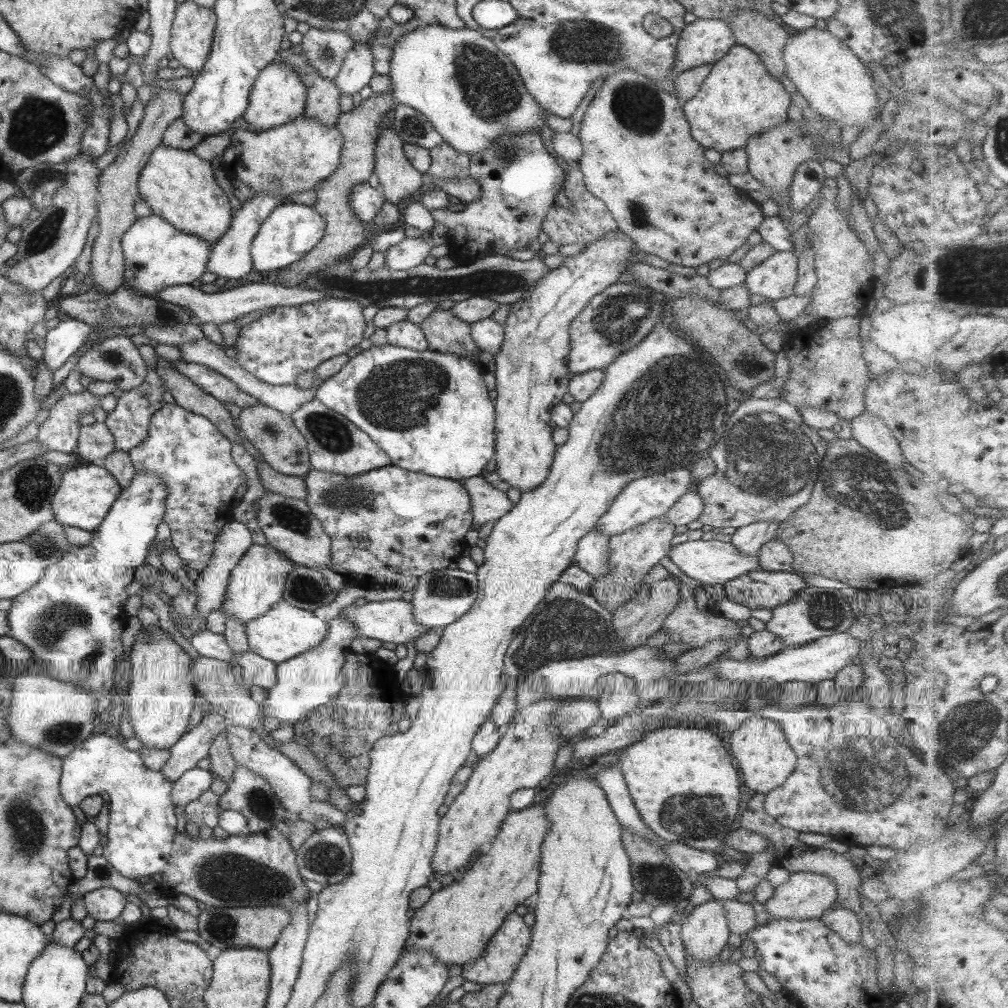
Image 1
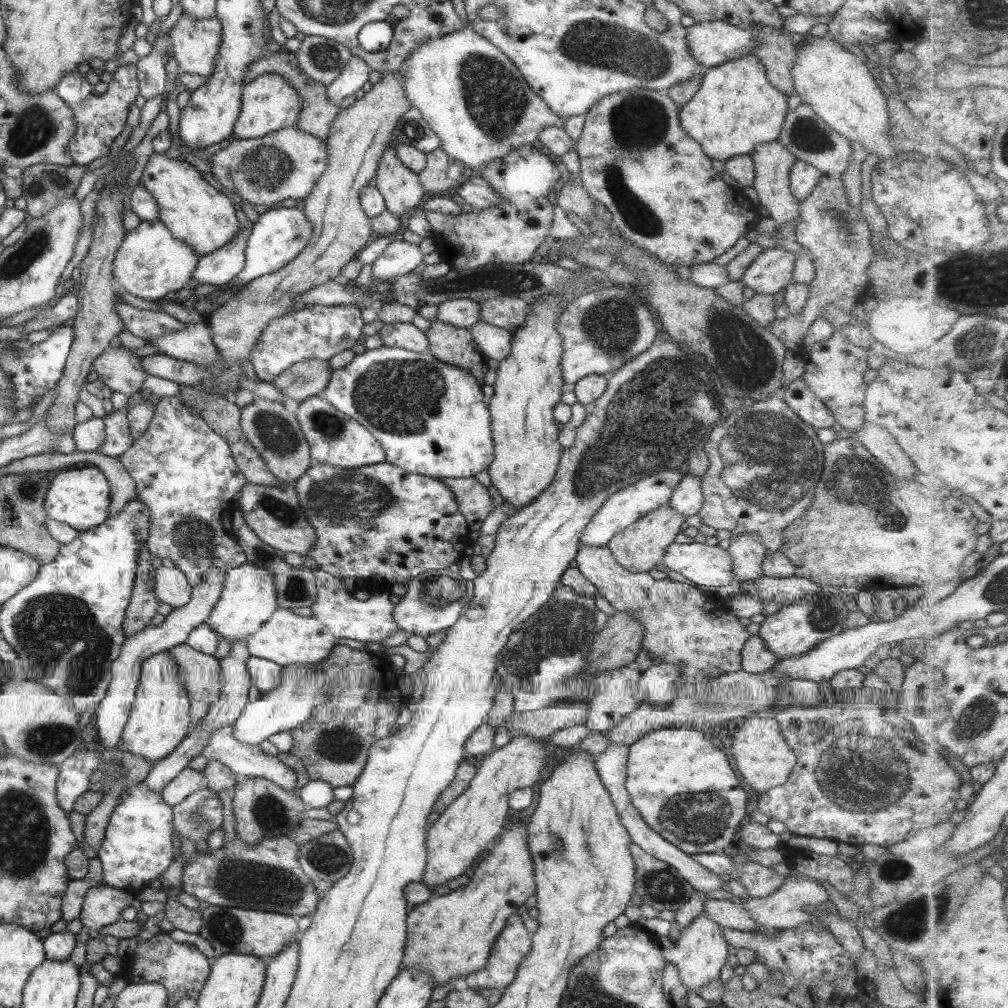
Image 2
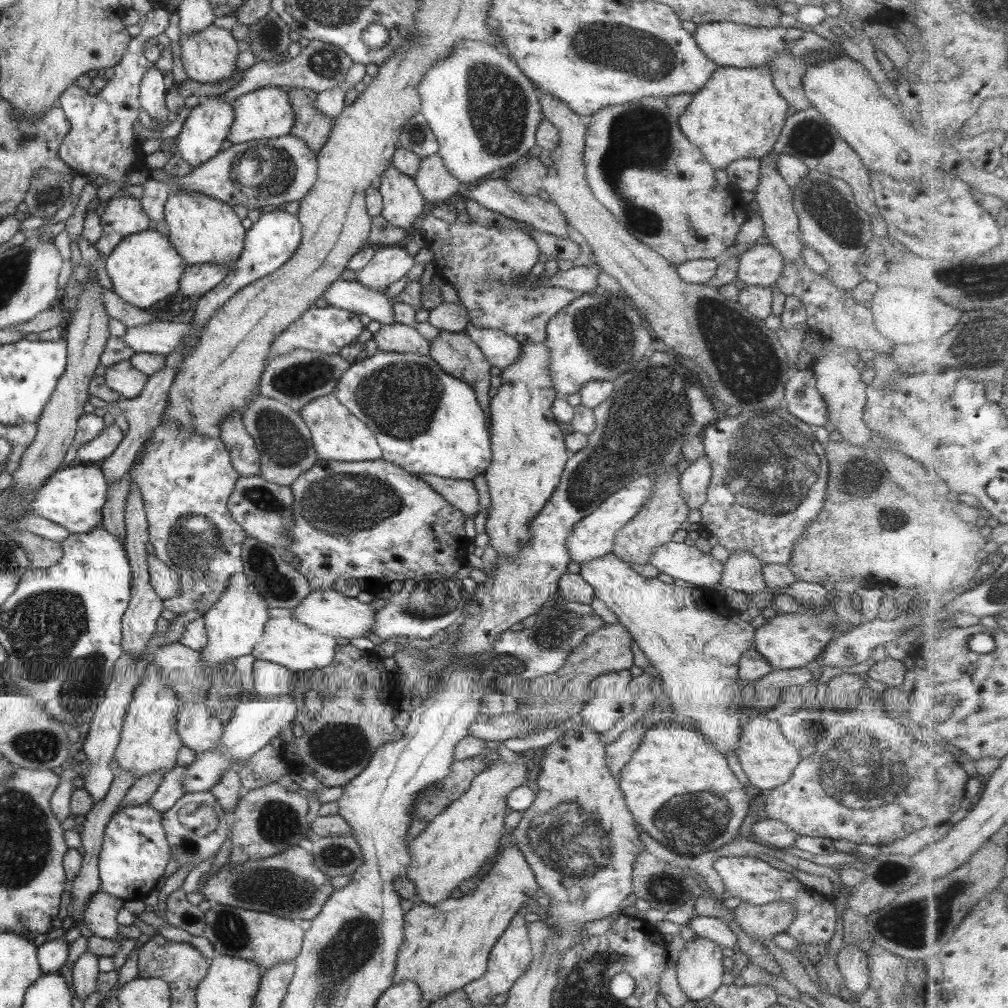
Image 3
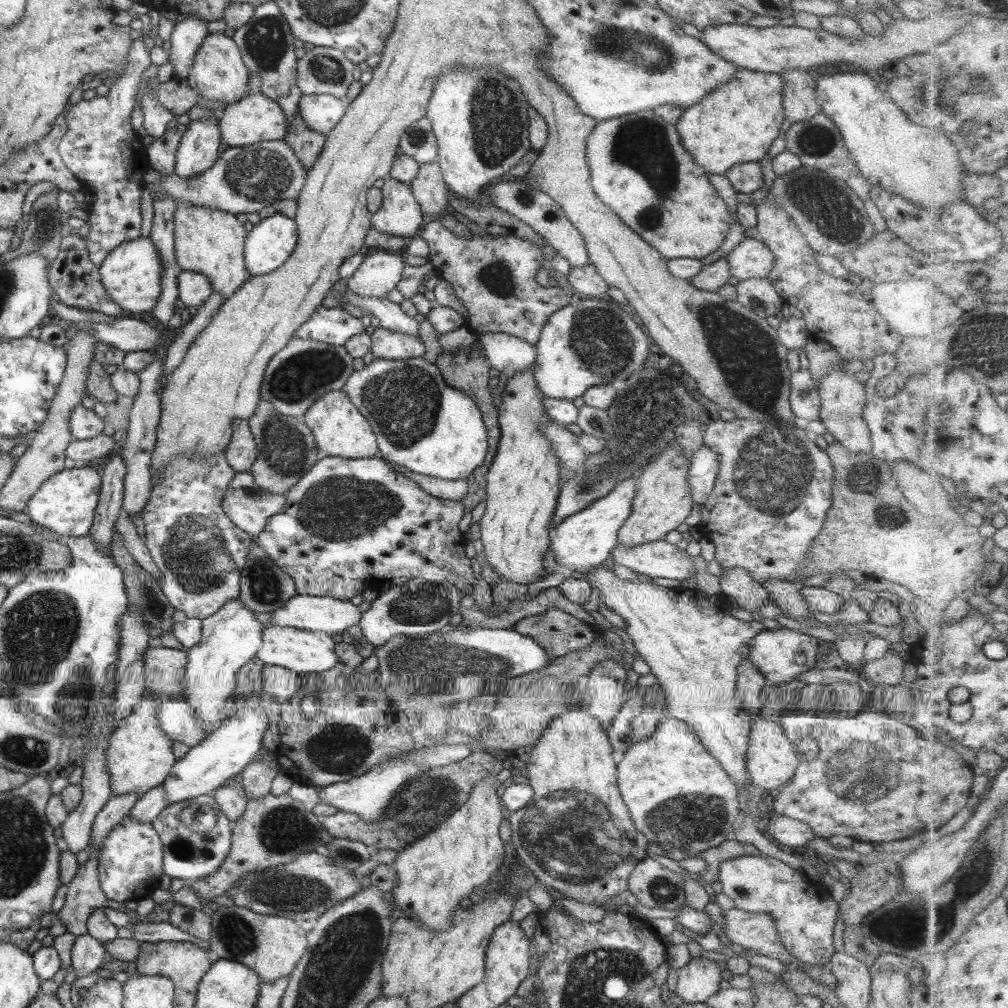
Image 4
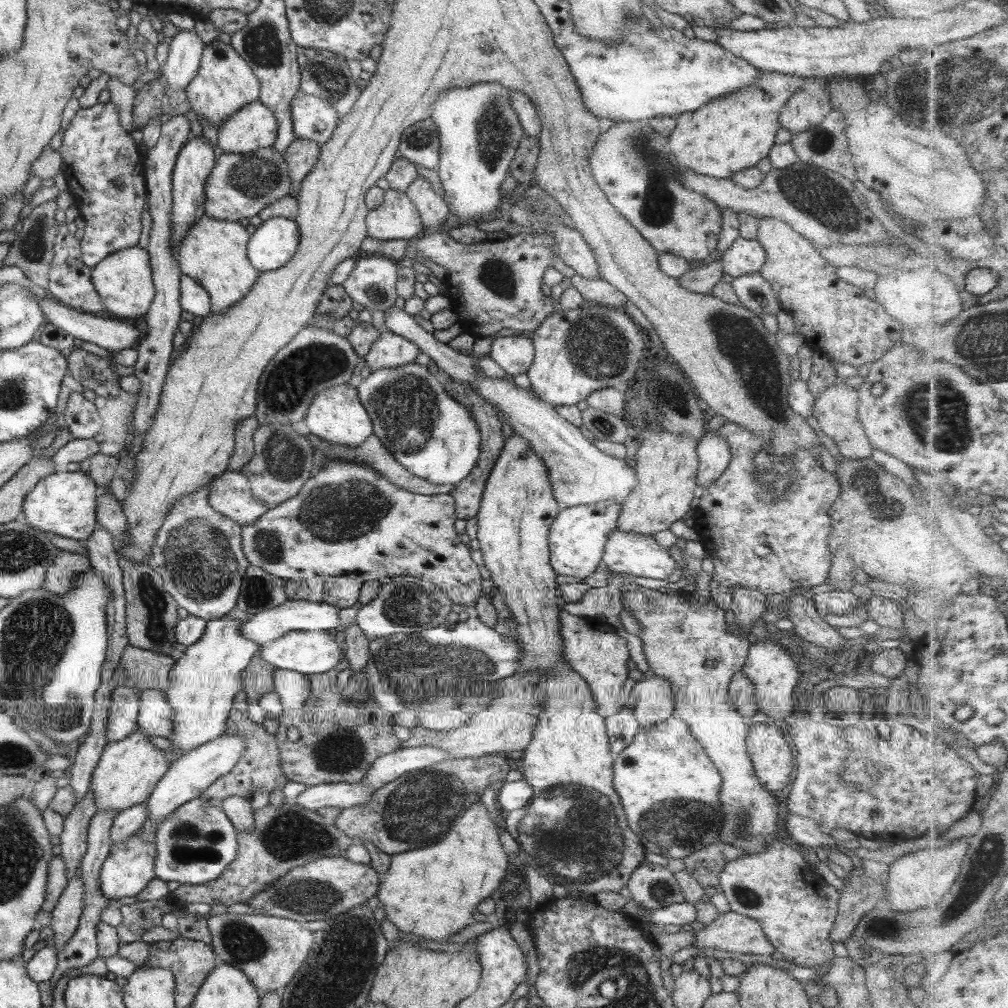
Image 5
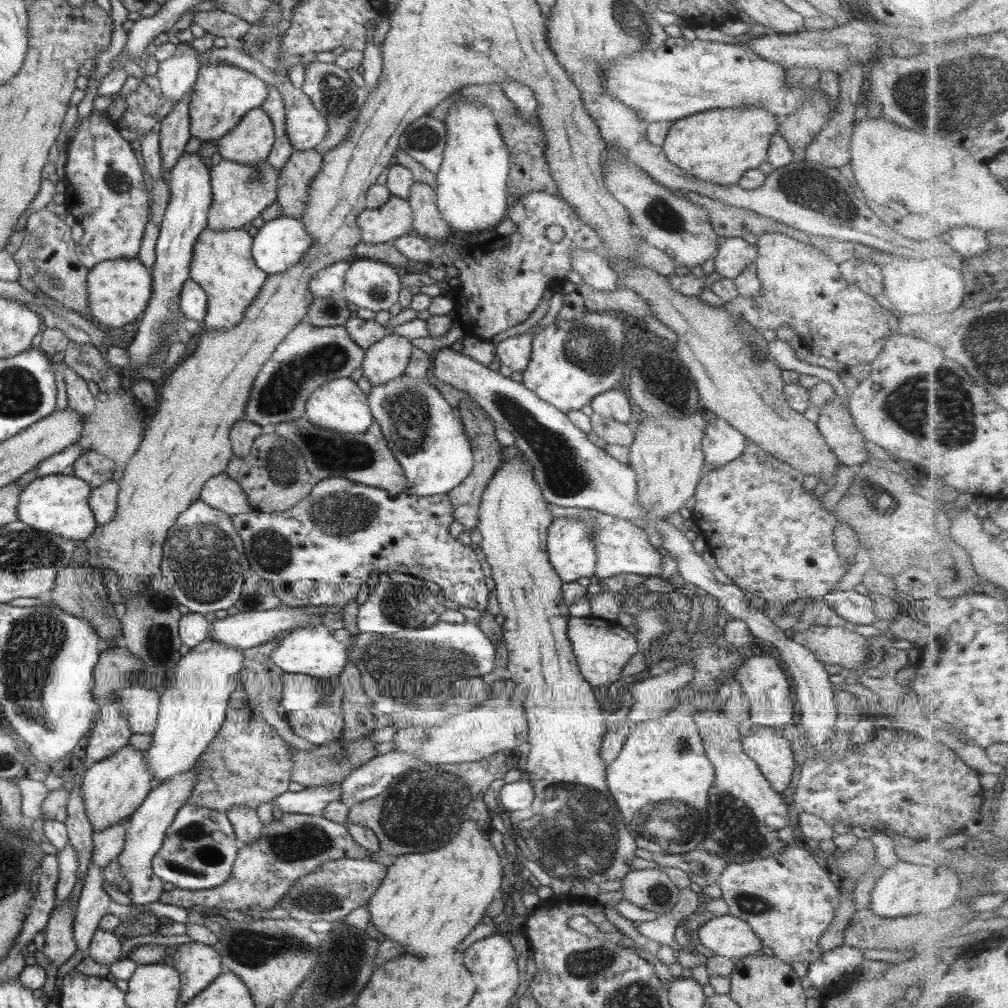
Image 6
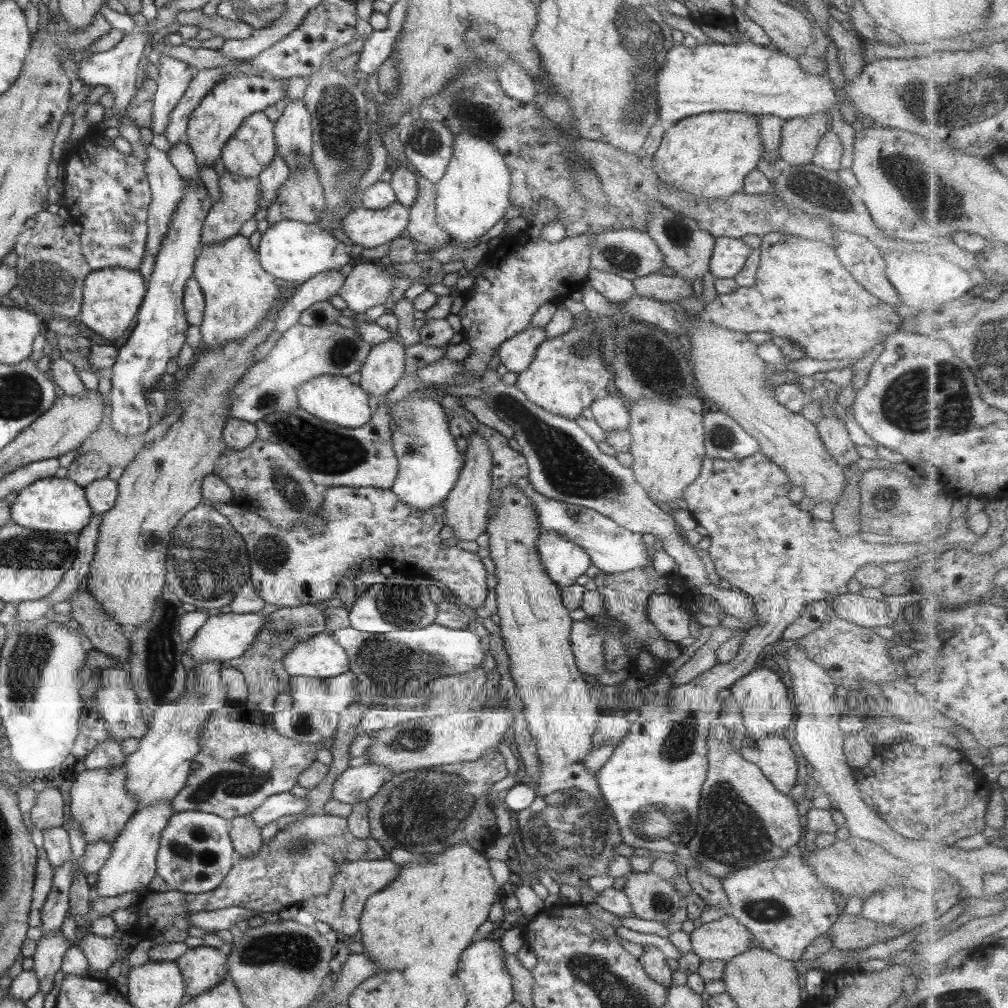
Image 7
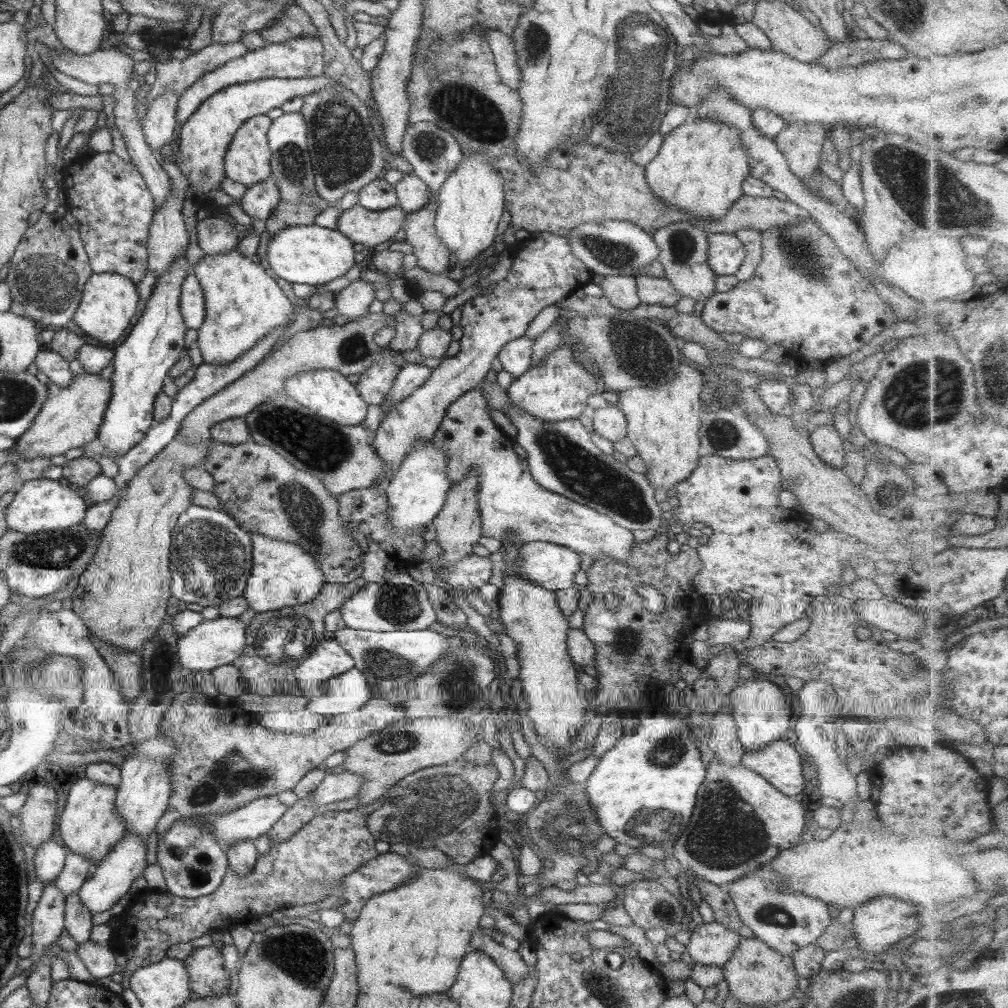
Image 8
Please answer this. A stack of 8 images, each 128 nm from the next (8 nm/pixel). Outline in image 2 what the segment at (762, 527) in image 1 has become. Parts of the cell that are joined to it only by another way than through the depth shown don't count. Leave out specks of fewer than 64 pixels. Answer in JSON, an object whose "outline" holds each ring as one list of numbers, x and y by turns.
{"outline":[[741,534,731,536,726,549,731,556,731,572,733,583,749,582,762,576,761,562,765,558,765,548,757,534]]}

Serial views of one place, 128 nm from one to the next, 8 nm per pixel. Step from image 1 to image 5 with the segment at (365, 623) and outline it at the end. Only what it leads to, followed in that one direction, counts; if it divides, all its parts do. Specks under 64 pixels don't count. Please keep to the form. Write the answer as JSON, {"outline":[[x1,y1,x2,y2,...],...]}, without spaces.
{"outline":[[287,600,283,602,283,604,279,604,279,606,263,609,253,614,250,618,247,618,245,622,240,622,238,630,243,638,248,638,250,642,253,642,257,646,261,646,267,642,271,642,271,640,275,638,281,638,281,636,292,631,326,632,329,629,335,629,341,624,337,615,338,611,339,609,337,606,325,602]]}

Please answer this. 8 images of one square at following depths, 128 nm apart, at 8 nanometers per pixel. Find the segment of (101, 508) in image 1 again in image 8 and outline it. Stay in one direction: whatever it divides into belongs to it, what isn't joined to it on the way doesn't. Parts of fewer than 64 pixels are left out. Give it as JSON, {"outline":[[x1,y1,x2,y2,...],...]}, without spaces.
{"outline":[[41,476,17,487,13,499,5,507,4,520,8,530,31,534,77,525,82,522,86,510,87,506,80,494,77,494,77,490,71,490,69,486,61,486,58,481]]}

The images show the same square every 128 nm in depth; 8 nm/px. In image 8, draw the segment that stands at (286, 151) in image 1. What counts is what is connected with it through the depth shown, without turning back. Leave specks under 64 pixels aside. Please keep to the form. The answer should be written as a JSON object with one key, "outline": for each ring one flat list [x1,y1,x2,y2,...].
{"outline":[[213,214,196,224,197,245,205,255,225,254,233,250,237,247,238,233,231,222,229,224]]}

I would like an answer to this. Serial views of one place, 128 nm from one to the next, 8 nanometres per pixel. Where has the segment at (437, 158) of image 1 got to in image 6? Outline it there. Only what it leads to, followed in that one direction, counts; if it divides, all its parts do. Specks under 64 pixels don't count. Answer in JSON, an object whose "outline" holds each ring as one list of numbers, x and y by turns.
{"outline":[[414,183,406,201,411,208,412,230,427,240,445,240,450,231,436,208,436,192,427,184]]}

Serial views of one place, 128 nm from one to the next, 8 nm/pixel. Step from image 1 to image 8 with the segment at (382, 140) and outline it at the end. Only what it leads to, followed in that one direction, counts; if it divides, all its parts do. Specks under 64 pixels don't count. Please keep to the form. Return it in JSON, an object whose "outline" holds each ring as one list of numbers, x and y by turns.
{"outline":[[355,204,339,214,336,231,351,242,362,244,365,250,370,250,376,244,382,247,392,241,395,234,400,235,399,228,402,228,405,217,399,206,369,211]]}

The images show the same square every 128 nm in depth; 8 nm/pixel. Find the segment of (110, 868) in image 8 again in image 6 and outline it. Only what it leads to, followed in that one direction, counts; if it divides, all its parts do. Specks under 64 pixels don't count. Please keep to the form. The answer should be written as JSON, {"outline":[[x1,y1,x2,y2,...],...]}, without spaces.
{"outline":[[198,760,189,771,183,771,161,784,153,786,147,793,145,800,130,814,125,825,125,841,123,848,116,856,117,864,121,866,123,880,129,884,131,899,130,906,147,905,156,902,163,892,162,882,151,871,151,858,157,854,162,846,166,828,175,818,175,813,185,804,185,799,191,795,191,789,195,786,196,769,200,768]]}

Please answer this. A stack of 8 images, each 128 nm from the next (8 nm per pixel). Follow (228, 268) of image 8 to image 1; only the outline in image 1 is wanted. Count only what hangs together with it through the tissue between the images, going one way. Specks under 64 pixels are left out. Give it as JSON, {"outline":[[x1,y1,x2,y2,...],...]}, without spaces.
{"outline":[[157,146,149,156,145,168,140,171,137,182,138,197,149,206,154,216,164,219,173,229,198,236,212,245,229,228,233,210,223,191,217,186,211,171,210,162,195,156,191,150]]}

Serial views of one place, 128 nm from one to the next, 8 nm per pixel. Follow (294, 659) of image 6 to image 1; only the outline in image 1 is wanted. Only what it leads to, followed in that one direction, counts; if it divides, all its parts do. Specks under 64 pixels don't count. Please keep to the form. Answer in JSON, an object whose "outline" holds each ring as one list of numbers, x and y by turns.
{"outline":[[281,598,269,606,265,614,247,622,244,625,244,632,248,650,277,666,319,646,327,635,328,622,316,618,311,611,291,606]]}

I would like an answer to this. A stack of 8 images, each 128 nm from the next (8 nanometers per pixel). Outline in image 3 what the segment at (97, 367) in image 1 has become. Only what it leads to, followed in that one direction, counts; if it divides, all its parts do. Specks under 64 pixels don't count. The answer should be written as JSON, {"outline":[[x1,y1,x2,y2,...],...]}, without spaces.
{"outline":[[121,360,105,367,105,384,121,398,134,399,147,382,148,376,135,370,128,360]]}

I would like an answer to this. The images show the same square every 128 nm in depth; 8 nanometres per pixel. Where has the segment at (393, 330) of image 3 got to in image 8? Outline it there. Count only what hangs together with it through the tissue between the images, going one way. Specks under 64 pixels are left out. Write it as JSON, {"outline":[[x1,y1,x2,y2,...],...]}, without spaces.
{"outline":[[379,347,378,359,361,372,355,384,365,404,381,404,385,395,389,393,389,387,395,381,395,375,400,371,390,350,391,348,388,347]]}

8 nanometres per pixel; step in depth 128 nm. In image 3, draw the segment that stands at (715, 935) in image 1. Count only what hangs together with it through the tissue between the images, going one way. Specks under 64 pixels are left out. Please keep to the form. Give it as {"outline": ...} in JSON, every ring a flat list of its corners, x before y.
{"outline":[[695,934,692,941,685,942,675,966,676,981,690,1001,709,998,722,985,722,956,722,947,703,936]]}

